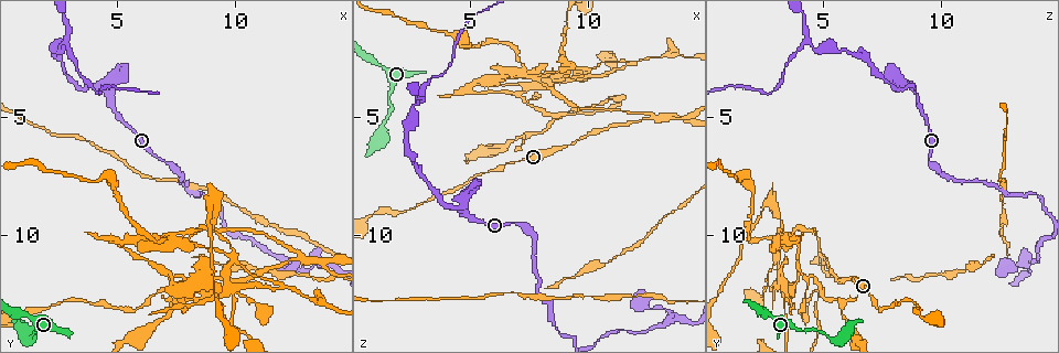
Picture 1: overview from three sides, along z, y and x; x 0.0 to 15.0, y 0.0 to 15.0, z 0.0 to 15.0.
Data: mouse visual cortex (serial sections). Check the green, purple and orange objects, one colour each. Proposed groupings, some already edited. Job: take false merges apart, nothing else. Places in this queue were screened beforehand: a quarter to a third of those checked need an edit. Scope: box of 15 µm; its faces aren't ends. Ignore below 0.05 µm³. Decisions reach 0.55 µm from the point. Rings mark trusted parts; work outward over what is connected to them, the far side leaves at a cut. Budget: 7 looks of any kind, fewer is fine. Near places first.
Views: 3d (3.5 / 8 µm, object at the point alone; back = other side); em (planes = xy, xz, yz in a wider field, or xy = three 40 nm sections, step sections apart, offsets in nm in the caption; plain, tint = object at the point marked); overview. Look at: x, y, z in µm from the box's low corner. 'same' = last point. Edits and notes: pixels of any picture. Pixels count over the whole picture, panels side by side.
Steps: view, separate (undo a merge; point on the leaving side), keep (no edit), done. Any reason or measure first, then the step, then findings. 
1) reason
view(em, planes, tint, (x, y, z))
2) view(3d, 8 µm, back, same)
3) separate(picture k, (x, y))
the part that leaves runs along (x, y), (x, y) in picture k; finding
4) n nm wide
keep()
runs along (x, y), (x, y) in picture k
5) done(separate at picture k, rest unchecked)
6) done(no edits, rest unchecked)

three arms meet
view(3d, 3.5 µm, (4.6, 3.9, 8.8))

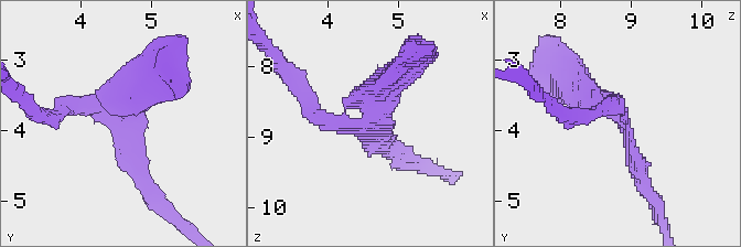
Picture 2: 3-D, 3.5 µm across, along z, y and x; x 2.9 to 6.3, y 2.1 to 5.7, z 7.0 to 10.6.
3 arms; arms of 200, 250, 450 nm
view(em, planes, tint, (4.65, 3.80, 8.85))

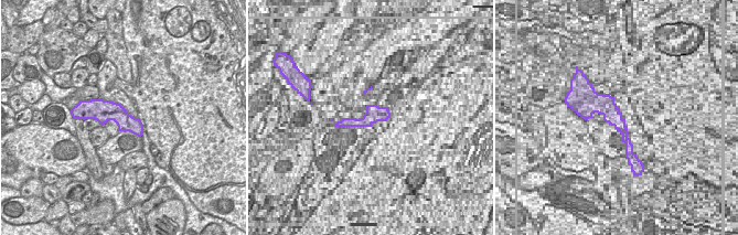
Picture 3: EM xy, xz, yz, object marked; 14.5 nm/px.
keep()
all the same cell

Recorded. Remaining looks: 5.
a fork
view(3d, 3.5 µm, (2.8, 1.7, 4.3))

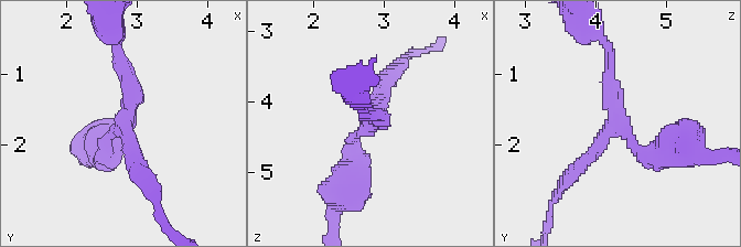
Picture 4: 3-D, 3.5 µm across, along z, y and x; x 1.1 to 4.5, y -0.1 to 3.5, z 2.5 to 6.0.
view(em, planes, tint, (2.80, 1.75, 4.30))

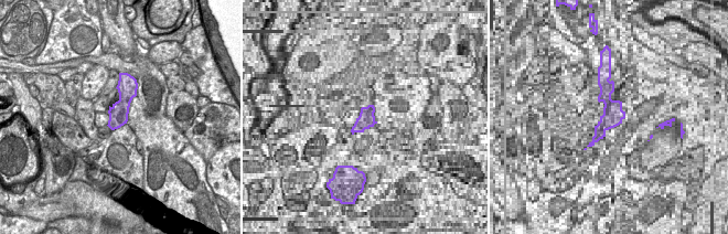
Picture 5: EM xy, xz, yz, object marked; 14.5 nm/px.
arms of 200, 250, 350 nm
separate(picture 4, (584, 162))
the part that leaves runs along (611, 127), (560, 188), (549, 212) in picture 4; two cells meet here

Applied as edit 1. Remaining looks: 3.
view(overview)

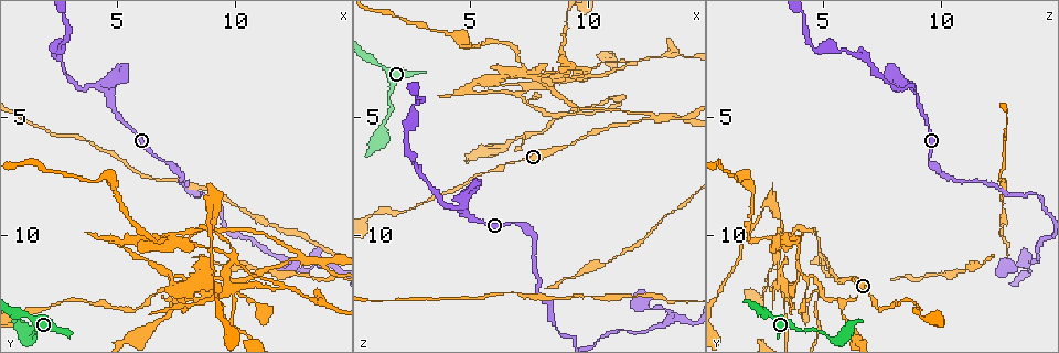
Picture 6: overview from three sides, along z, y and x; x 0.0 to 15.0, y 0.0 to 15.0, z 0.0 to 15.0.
sharp bend
view(3d, 3.5 µm, (13.7, 11.2, 13.5))

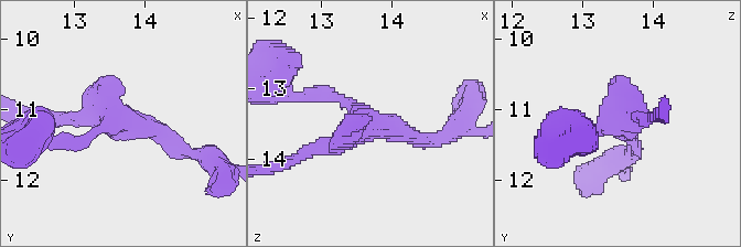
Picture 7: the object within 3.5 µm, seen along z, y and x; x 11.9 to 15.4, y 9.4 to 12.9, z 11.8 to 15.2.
view(em, planes, tint, (13.65, 11.15, 13.45))

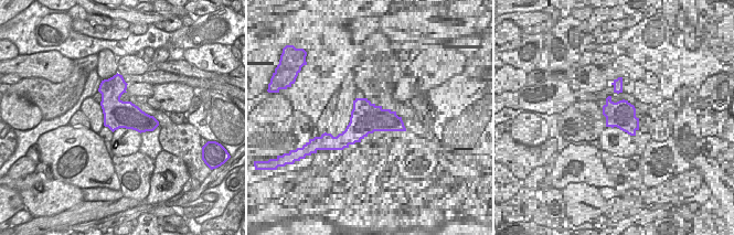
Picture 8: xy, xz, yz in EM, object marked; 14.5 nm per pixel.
keep()
runs along (648, 120), (629, 110), (589, 140) in picture 7; one cell here

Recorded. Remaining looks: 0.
done(separate at picture 4, rest unchecked)

